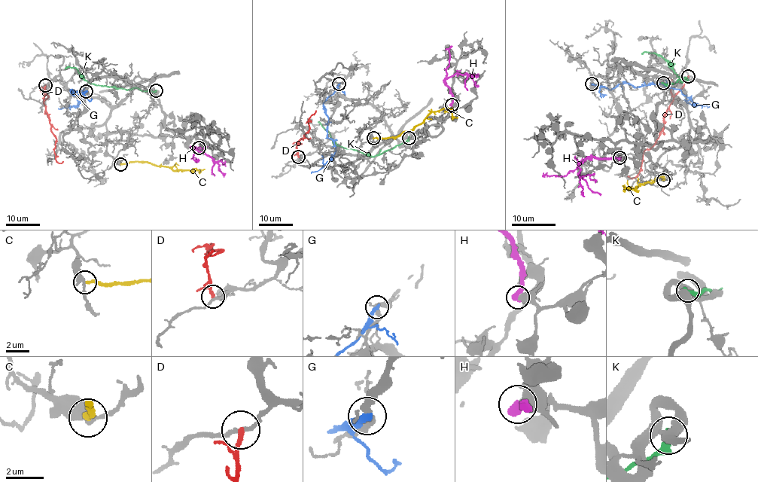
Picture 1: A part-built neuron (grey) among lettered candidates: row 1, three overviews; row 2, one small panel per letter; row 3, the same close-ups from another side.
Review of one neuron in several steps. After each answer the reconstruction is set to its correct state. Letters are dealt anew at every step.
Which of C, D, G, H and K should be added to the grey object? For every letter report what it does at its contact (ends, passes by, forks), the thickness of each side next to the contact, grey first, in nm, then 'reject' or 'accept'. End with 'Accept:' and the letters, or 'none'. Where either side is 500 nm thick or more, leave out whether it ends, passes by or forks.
C: it ends; calibres 360 and 280 nm; reject
D: it ends; calibres 200 and 240 nm; reject
G: it ends; calibres 280 and 320 nm; reject
H: calibres 550 and 550 nm; reject
K: calibres 500 and 400 nm; reject
Accept: none

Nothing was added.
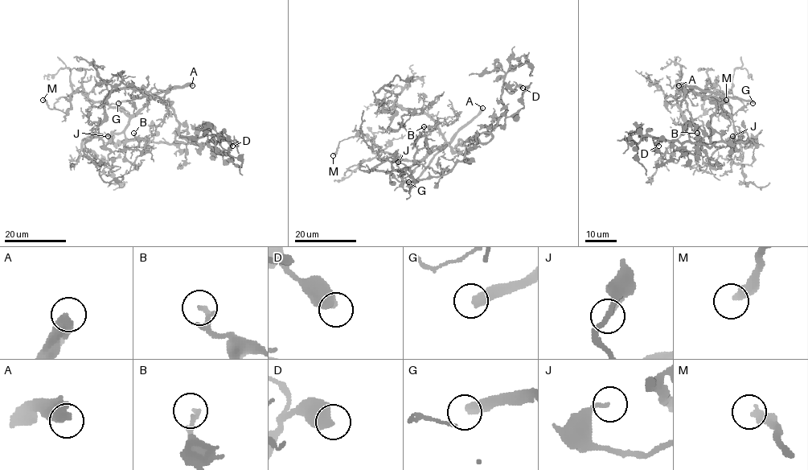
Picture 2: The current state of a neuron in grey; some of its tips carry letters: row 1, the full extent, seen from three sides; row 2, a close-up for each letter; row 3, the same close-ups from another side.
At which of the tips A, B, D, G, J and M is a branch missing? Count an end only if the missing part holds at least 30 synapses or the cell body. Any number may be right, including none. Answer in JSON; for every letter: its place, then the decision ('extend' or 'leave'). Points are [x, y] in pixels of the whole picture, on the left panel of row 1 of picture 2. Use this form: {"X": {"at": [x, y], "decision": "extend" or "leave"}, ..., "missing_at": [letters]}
{"A": {"at": [192, 85], "decision": "extend"}, "B": {"at": [133, 133], "decision": "leave"}, "D": {"at": [232, 146], "decision": "leave"}, "G": {"at": [118, 103], "decision": "extend"}, "J": {"at": [108, 136], "decision": "leave"}, "M": {"at": [43, 100], "decision": "leave"}, "missing_at": ["A", "G"]}

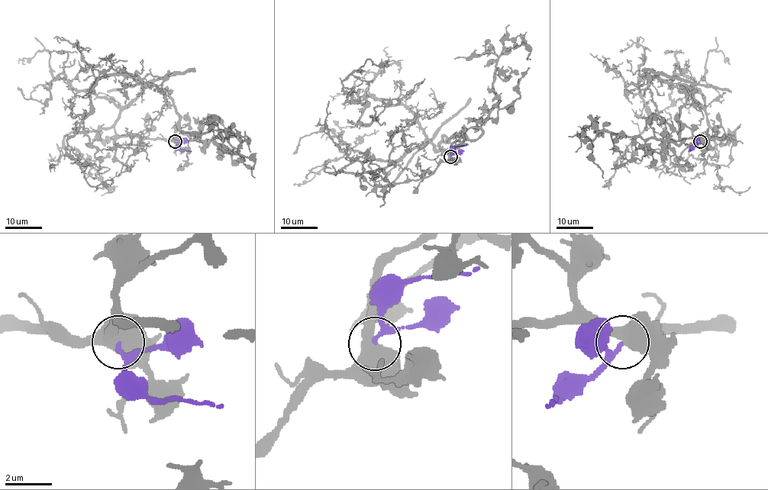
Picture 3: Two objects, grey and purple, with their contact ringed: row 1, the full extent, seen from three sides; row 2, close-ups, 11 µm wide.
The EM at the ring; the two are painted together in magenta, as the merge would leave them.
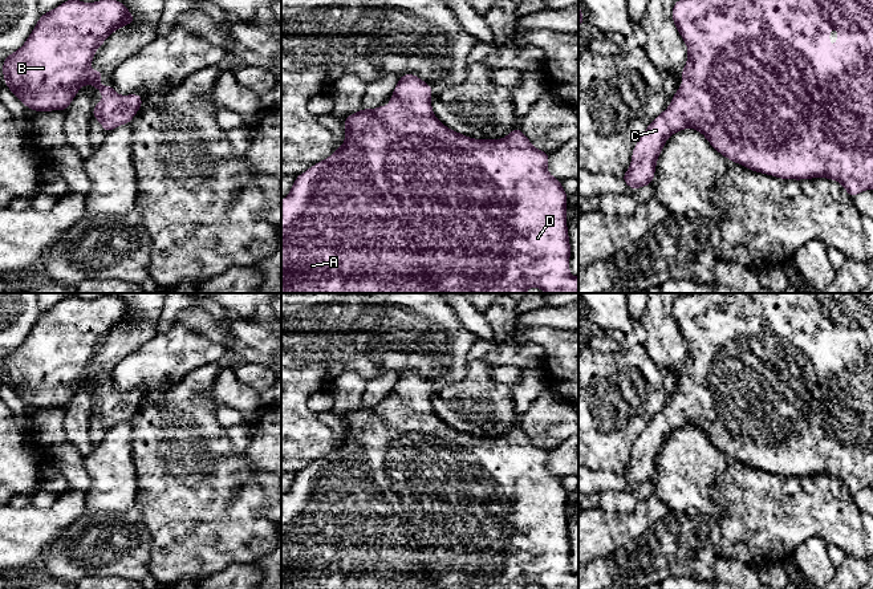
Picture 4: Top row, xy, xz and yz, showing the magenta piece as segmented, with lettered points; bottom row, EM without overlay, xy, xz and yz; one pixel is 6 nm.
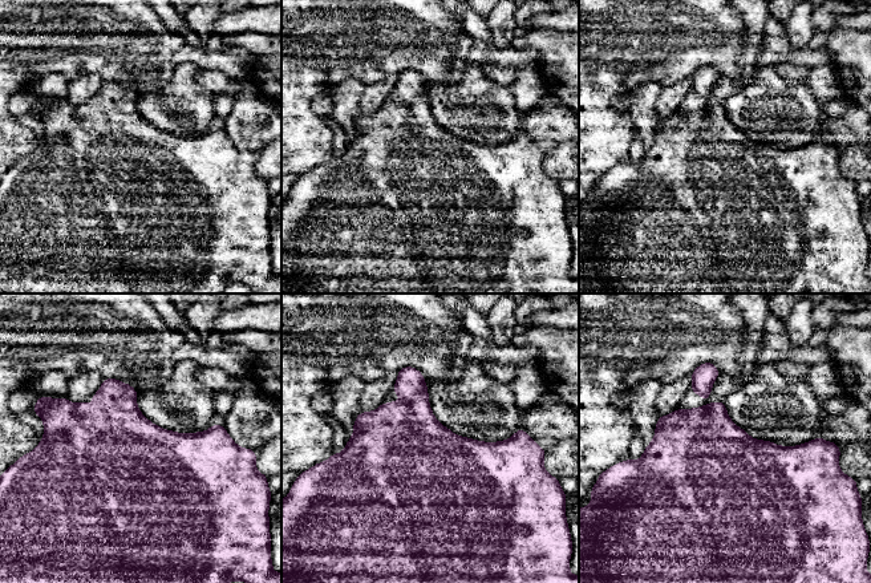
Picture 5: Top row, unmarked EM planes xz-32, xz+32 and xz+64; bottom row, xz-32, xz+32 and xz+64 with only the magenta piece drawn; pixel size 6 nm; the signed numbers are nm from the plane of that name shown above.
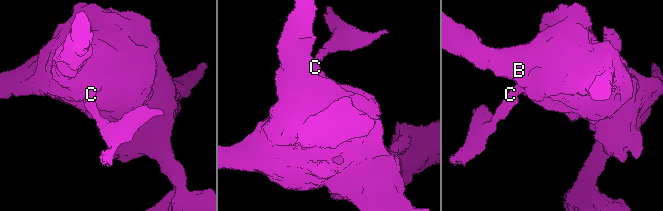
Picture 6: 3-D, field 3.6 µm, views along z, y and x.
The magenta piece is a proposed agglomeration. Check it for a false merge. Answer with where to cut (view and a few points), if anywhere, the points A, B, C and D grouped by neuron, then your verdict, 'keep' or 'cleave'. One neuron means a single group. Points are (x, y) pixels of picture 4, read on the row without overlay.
no cut | A B C D | keep

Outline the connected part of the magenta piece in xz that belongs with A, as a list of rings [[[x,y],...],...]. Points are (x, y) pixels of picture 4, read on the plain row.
[[[403,371],[390,394],[389,403],[378,403],[374,407],[361,406],[356,411],[346,414],[345,439],[333,451],[309,467],[296,474],[289,492],[281,499],[281,589],[525,589],[528,585],[537,584],[544,589],[578,589],[578,574],[569,570],[571,541],[567,525],[567,497],[568,492],[561,484],[561,478],[552,474],[547,467],[549,451],[533,444],[529,436],[517,425],[502,436],[474,436],[464,434],[446,425],[433,410],[431,390],[433,385],[419,377],[415,371]]]

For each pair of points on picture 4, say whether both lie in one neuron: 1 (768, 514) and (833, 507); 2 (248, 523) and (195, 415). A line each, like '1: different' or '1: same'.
1: same
2: same

